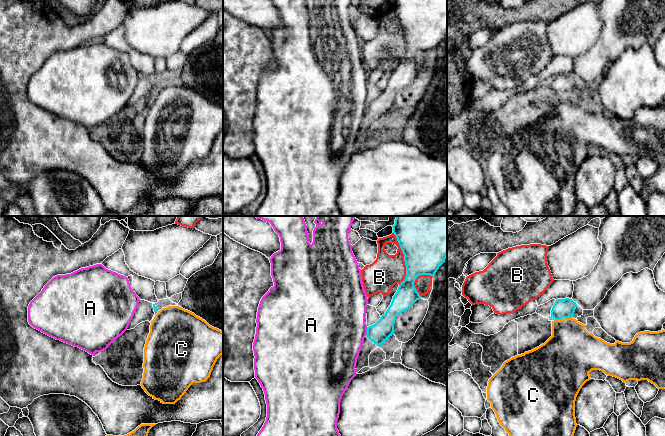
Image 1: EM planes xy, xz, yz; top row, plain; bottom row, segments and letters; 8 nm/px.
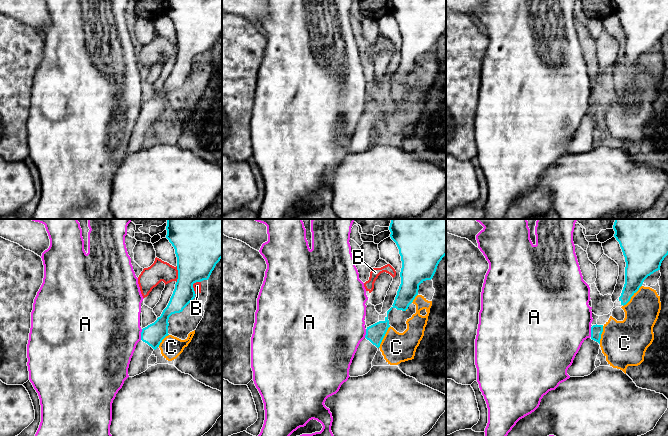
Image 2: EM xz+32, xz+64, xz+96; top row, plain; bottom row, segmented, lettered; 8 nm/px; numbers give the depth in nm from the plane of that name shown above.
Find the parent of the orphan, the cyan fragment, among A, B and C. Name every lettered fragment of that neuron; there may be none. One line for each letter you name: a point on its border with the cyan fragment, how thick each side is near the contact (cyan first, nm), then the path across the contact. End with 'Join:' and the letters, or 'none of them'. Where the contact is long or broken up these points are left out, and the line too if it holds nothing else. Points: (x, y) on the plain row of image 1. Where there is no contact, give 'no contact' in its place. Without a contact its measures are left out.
Join: none of them

